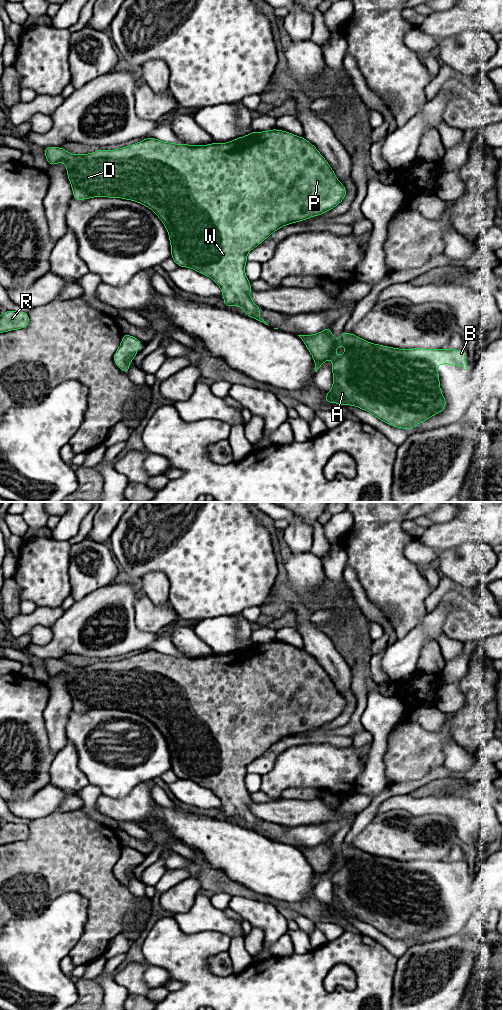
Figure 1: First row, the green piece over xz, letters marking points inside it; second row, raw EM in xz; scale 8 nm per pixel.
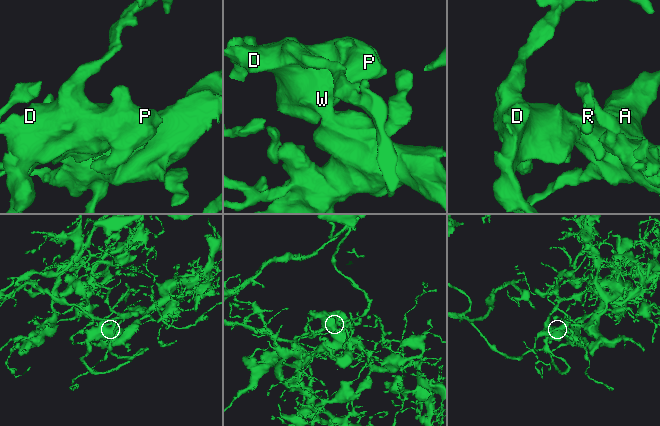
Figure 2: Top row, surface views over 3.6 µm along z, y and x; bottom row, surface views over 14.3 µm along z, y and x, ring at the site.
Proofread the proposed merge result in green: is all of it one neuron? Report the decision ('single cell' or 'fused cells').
single cell

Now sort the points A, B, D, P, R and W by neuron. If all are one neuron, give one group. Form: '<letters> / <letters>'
A B D P R W

